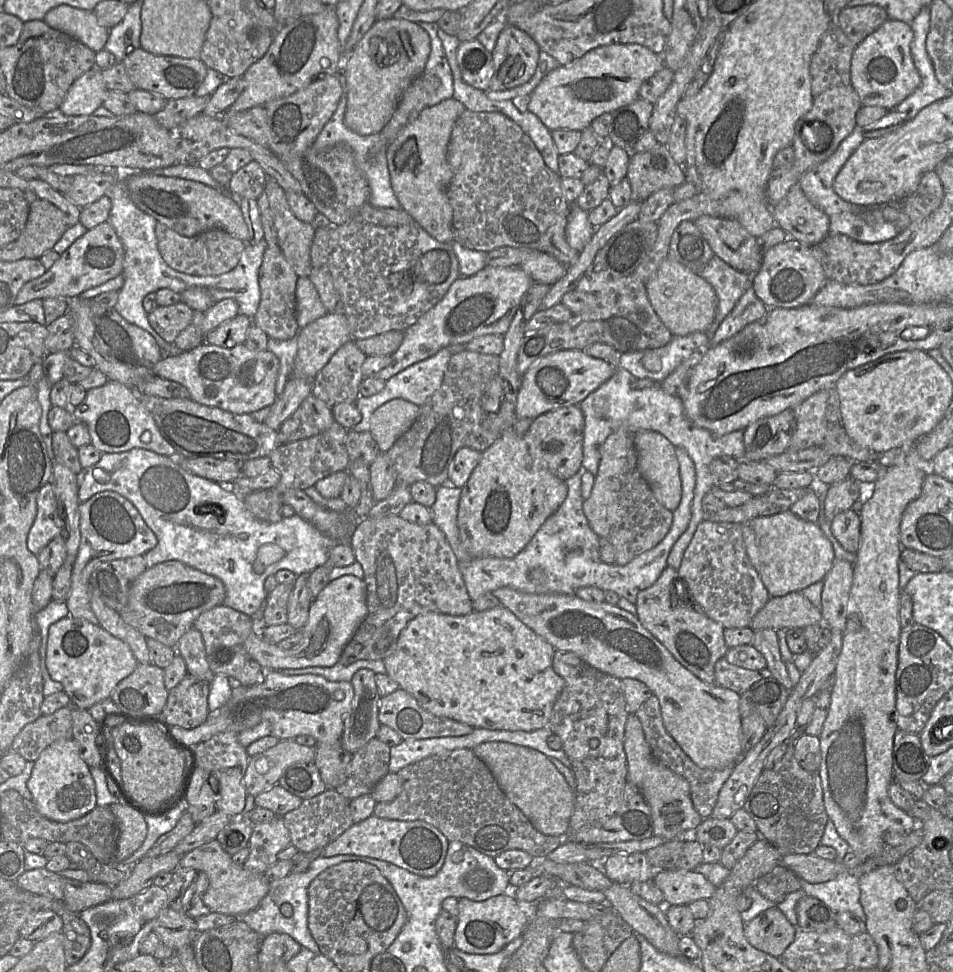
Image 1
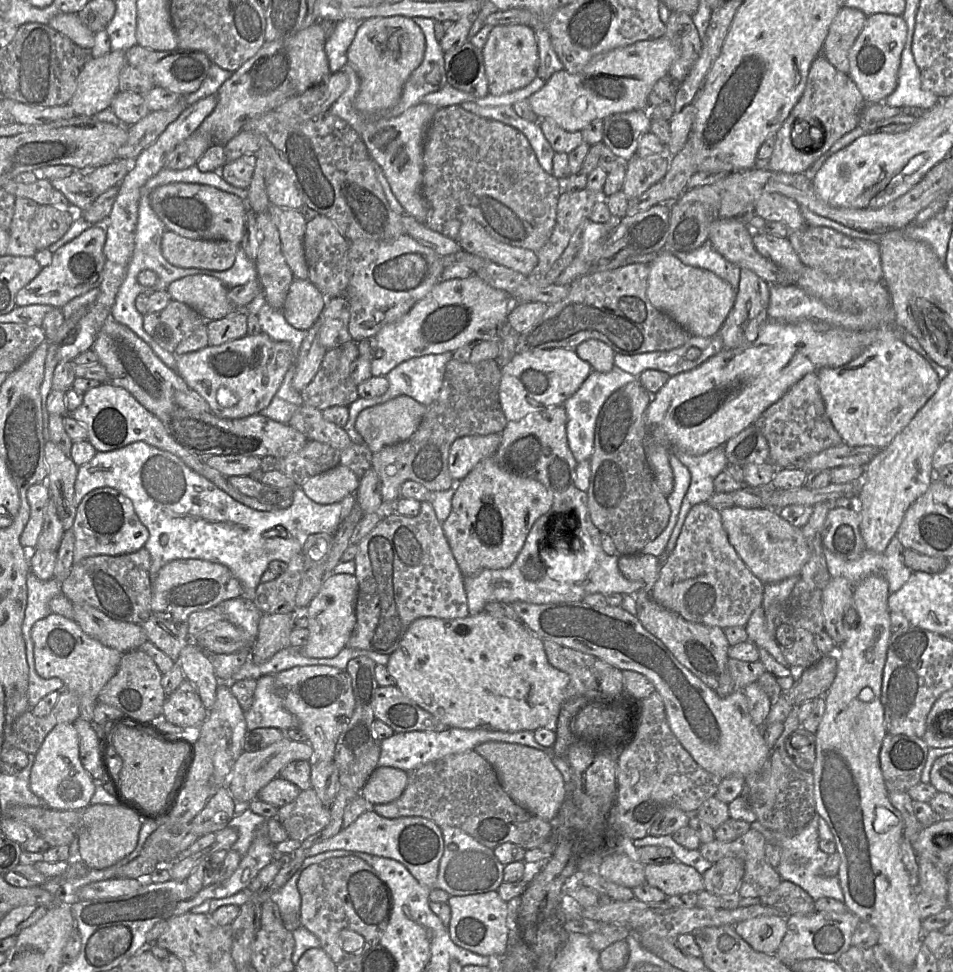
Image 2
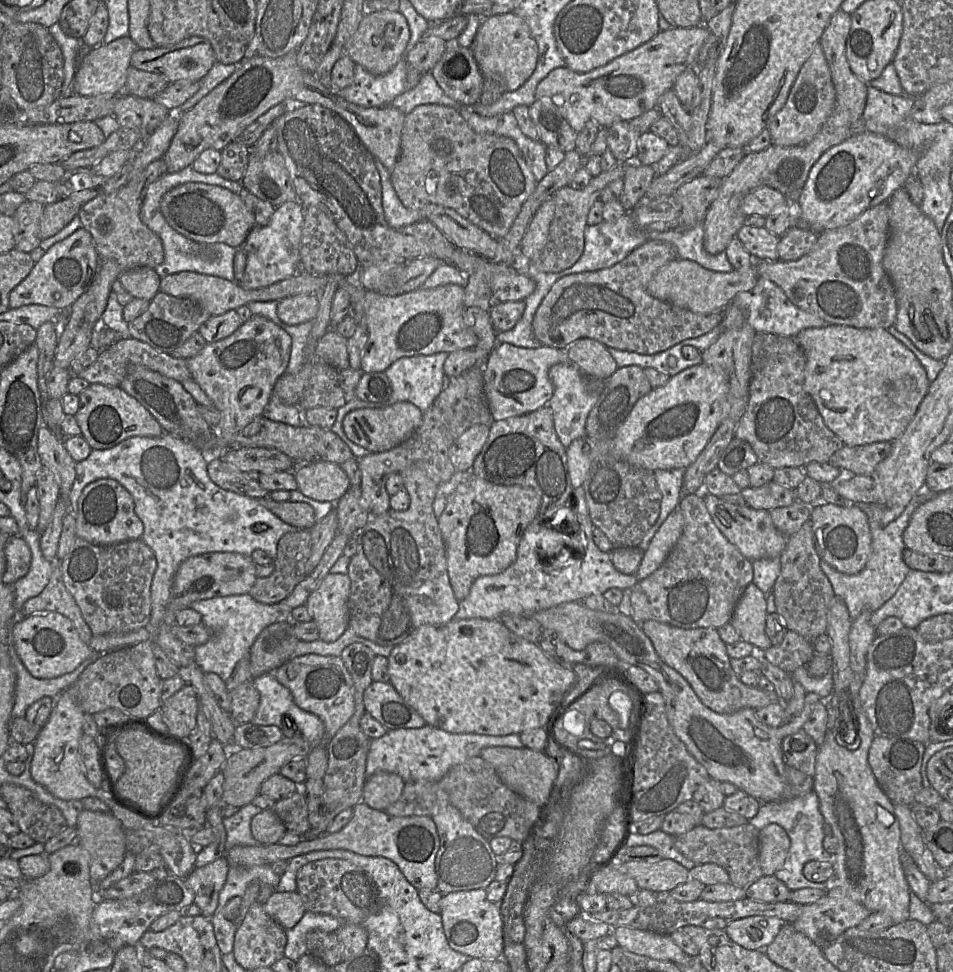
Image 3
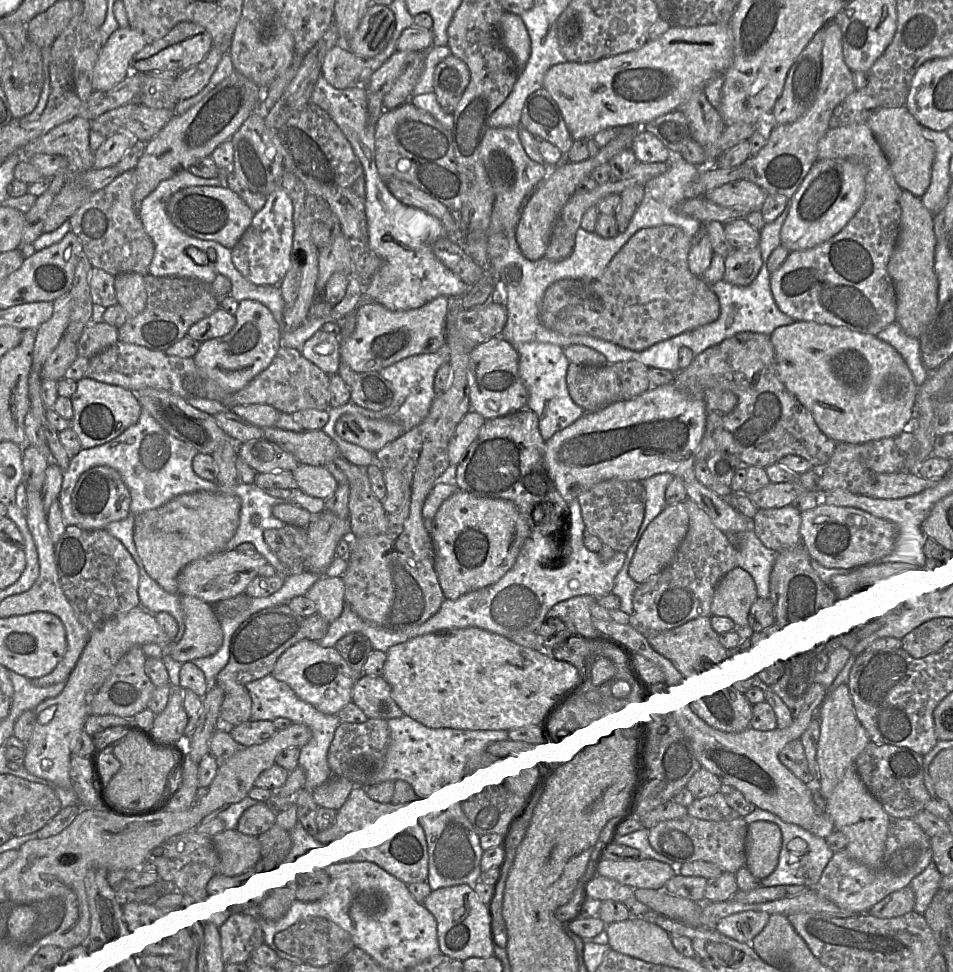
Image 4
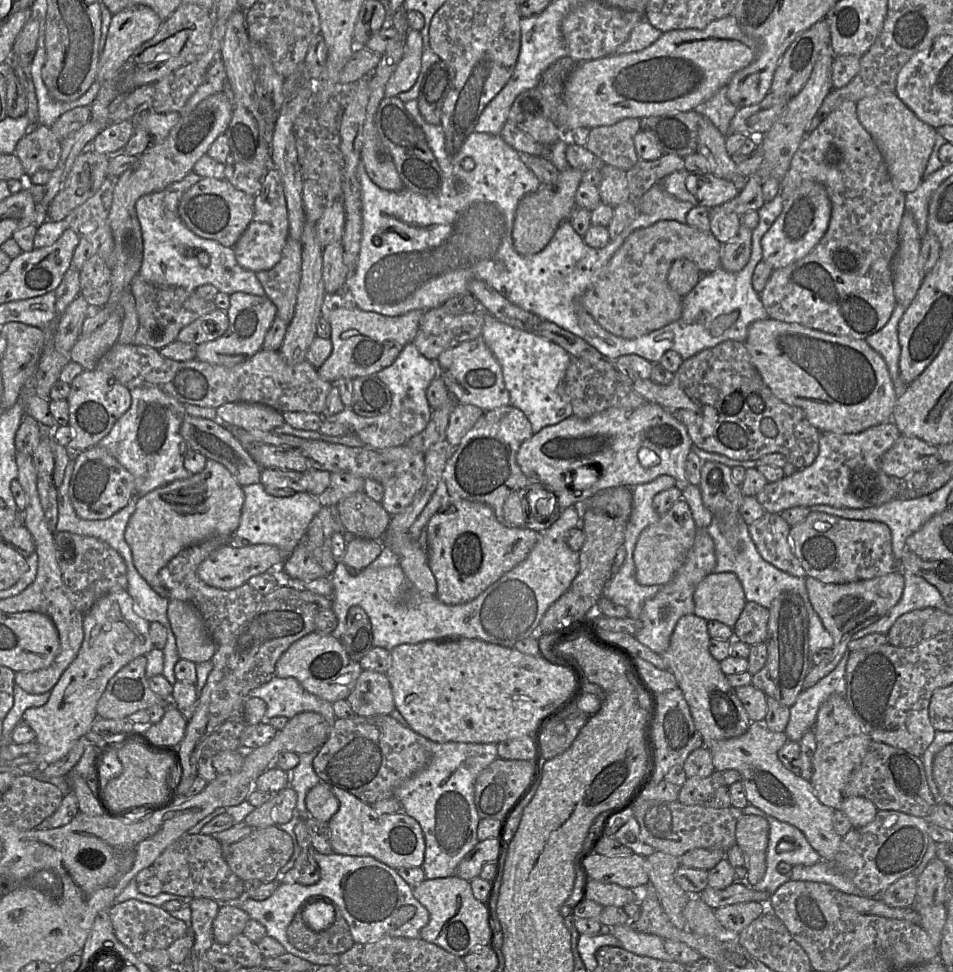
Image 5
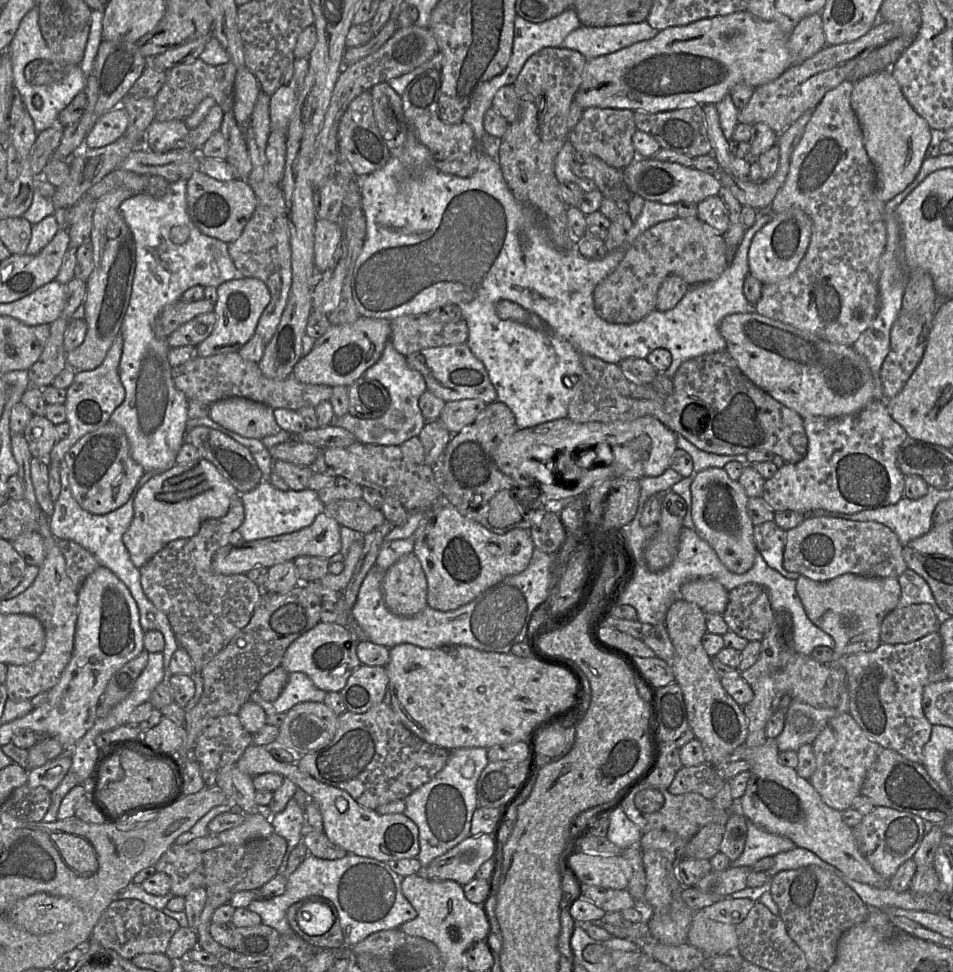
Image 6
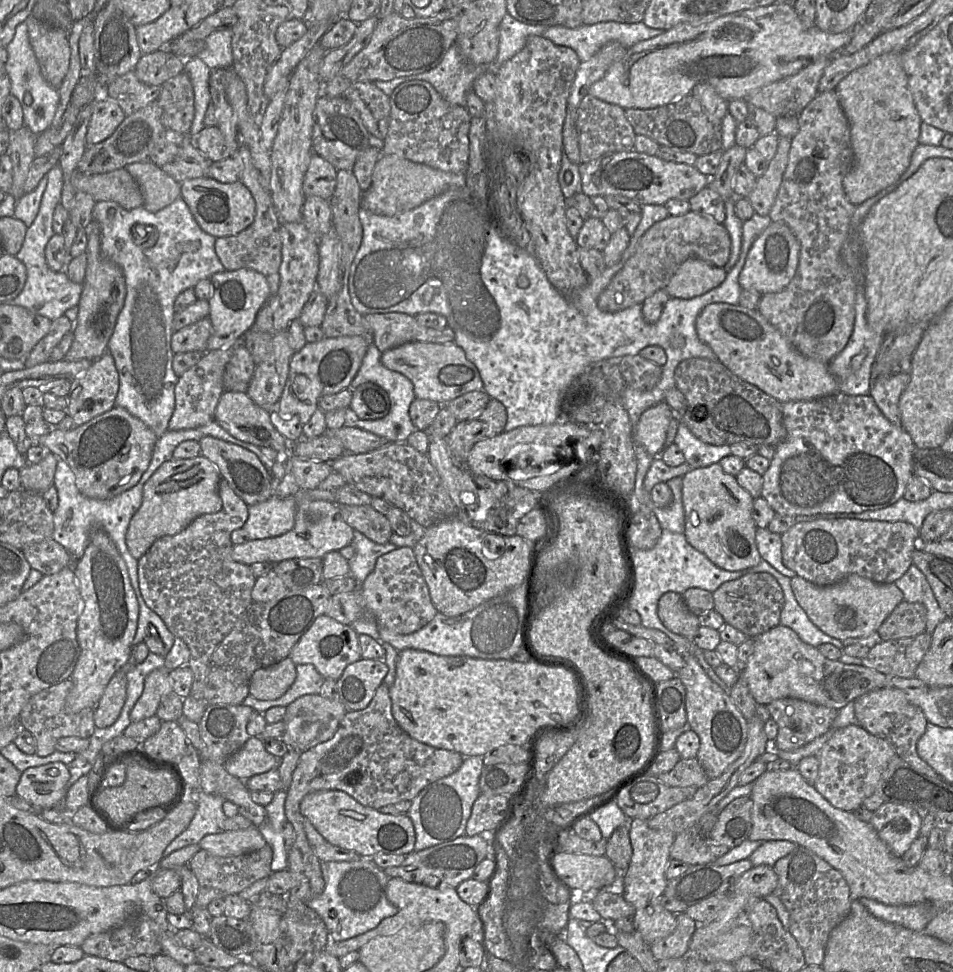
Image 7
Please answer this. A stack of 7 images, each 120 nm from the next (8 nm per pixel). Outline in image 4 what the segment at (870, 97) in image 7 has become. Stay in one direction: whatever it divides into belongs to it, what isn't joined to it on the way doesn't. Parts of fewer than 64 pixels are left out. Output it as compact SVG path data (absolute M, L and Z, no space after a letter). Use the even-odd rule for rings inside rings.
M906 106L879 109L868 118L867 125L883 150L899 187L918 198L923 197L930 184L935 156L934 143L923 134L925 127Z

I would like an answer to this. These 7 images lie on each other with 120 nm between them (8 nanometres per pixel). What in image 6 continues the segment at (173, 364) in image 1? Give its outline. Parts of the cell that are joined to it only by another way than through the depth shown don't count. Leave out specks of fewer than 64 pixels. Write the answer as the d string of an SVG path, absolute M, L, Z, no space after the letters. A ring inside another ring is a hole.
M250 277L222 283L217 287L217 295L213 310L217 315L216 326L208 338L197 346L198 354L202 357L238 352L255 334L257 323L270 302L270 292L266 284ZM203 458L184 465L176 464L171 469L151 477L134 499L134 517L123 535L123 543L132 563L138 569L141 568L167 543L180 538L190 538L198 533L205 520L225 516L234 494L237 494L237 491L233 485L220 474L215 465Z

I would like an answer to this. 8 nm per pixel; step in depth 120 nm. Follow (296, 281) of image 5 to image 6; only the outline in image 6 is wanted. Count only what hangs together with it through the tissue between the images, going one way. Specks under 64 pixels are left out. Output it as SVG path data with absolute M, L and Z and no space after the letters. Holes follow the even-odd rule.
M280 185L274 187L274 192L266 192L265 188L260 187L252 187L252 189L257 196L258 205L240 237L228 244L228 252L236 268L245 277L259 279L269 289L270 302L263 311L255 330L255 334L268 344L279 325L292 286L288 208Z

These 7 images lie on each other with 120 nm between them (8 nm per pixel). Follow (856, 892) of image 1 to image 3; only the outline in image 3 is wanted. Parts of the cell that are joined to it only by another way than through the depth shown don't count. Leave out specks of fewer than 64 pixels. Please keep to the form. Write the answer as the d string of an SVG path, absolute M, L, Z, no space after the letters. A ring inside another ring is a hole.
M814 790L789 800L761 803L758 813L748 822L758 830L770 823L775 823L786 831L790 839L789 853L783 867L774 876L782 881L790 891L800 888L817 888L826 891L825 883L812 882L803 874L803 867L809 861L834 862L834 855L823 848L825 820L820 812L819 799Z

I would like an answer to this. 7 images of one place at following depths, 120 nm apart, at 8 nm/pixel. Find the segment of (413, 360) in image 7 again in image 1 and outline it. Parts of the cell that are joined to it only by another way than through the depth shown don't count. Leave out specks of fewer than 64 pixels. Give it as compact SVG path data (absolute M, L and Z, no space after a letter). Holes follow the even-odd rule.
M563 350L537 360L521 376L516 402L516 420L534 419L552 410L579 405L615 372L615 365L587 355L582 350Z

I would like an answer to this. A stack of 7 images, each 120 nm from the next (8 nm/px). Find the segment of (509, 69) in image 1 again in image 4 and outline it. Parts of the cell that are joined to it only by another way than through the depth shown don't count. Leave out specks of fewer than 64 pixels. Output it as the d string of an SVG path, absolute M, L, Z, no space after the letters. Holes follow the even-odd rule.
M505 12L500 20L502 41L519 70L523 69L531 54L531 39L520 15Z

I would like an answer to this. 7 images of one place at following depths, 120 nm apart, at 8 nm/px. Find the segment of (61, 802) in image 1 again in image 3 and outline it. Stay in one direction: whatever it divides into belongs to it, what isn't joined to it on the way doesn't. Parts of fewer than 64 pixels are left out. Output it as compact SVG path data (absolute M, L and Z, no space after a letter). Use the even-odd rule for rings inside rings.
M72 684L55 699L51 715L33 743L35 749L31 762L31 776L36 783L59 799L82 800L94 796L107 803L107 792L103 783L101 788L96 788L83 773L80 758L83 719L84 712L78 706L78 690L76 685Z

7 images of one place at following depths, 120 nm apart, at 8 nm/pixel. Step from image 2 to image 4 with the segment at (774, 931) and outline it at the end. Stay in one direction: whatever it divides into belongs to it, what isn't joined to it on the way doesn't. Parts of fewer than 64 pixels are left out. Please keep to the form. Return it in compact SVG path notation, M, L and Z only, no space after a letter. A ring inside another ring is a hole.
M761 911L738 912L721 919L716 929L739 942L751 943L766 926L769 917L769 913Z

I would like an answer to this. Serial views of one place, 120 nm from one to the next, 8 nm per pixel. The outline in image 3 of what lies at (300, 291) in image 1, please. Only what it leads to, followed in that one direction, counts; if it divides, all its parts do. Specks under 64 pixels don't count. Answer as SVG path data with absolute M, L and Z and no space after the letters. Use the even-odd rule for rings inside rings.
M297 294L281 299L277 314L284 323L298 325L313 321L318 310L319 299L316 295Z

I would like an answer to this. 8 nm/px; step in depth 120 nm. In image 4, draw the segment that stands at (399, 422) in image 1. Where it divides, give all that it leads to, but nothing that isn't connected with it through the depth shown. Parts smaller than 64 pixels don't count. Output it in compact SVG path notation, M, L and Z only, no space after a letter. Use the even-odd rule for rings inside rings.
M358 414L342 415L335 424L335 431L341 439L373 454L405 433L399 423Z

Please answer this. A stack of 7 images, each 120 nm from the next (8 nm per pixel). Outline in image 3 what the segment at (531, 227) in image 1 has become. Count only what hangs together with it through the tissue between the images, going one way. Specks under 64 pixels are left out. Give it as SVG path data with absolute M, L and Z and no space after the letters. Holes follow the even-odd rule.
M437 104L419 105L406 114L401 132L401 153L394 168L390 171L390 179L398 198L408 209L421 213L422 209L428 204L437 204L450 208L489 233L495 239L500 239L508 233L523 203L534 192L538 183L512 138L495 134L477 133L469 126L458 108Z

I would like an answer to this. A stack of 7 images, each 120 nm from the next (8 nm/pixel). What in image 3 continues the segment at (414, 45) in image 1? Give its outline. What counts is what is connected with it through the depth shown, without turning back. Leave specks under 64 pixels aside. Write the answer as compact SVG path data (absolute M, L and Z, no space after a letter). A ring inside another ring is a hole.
M382 10L365 13L357 30L344 45L345 53L374 75L391 71L405 57L410 40L410 30L404 15L399 11Z

